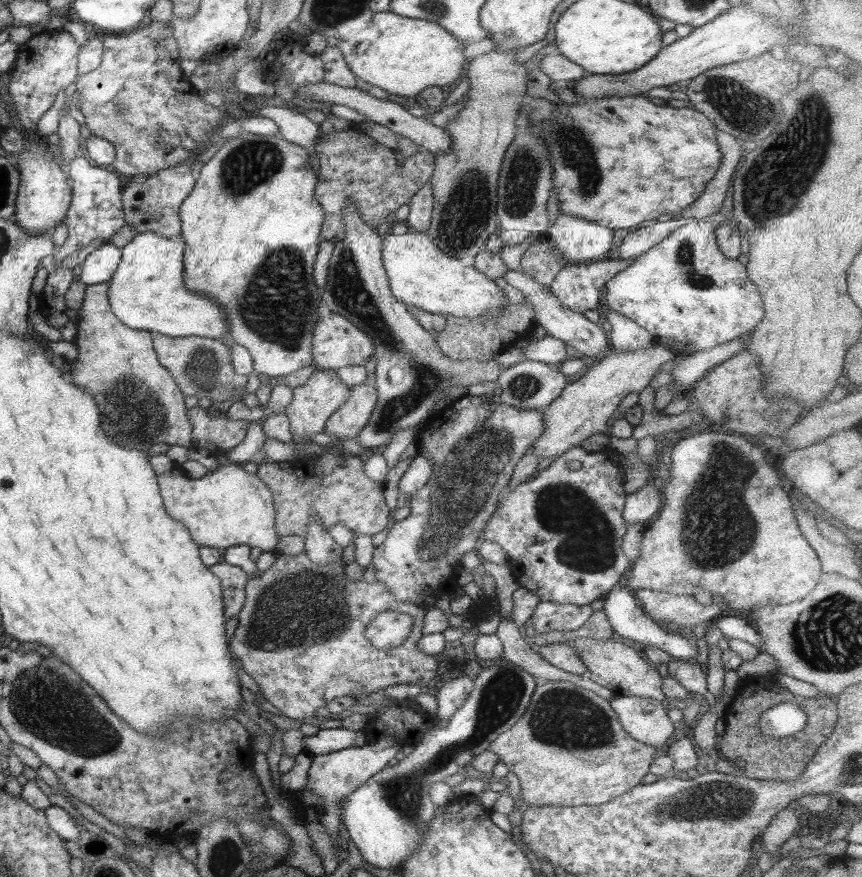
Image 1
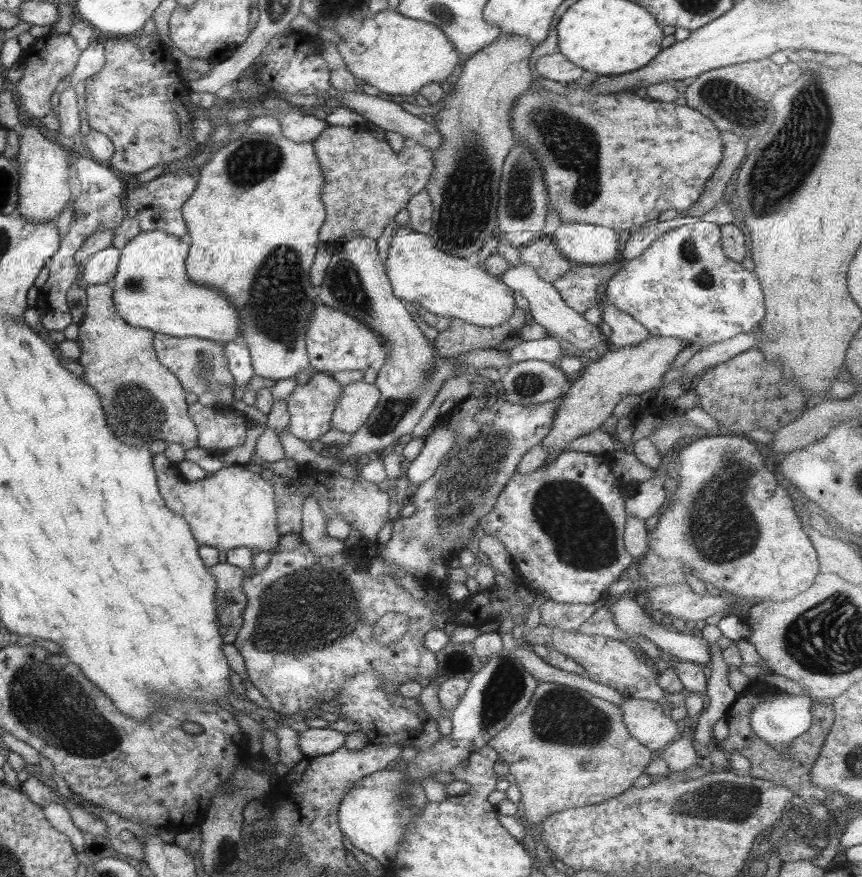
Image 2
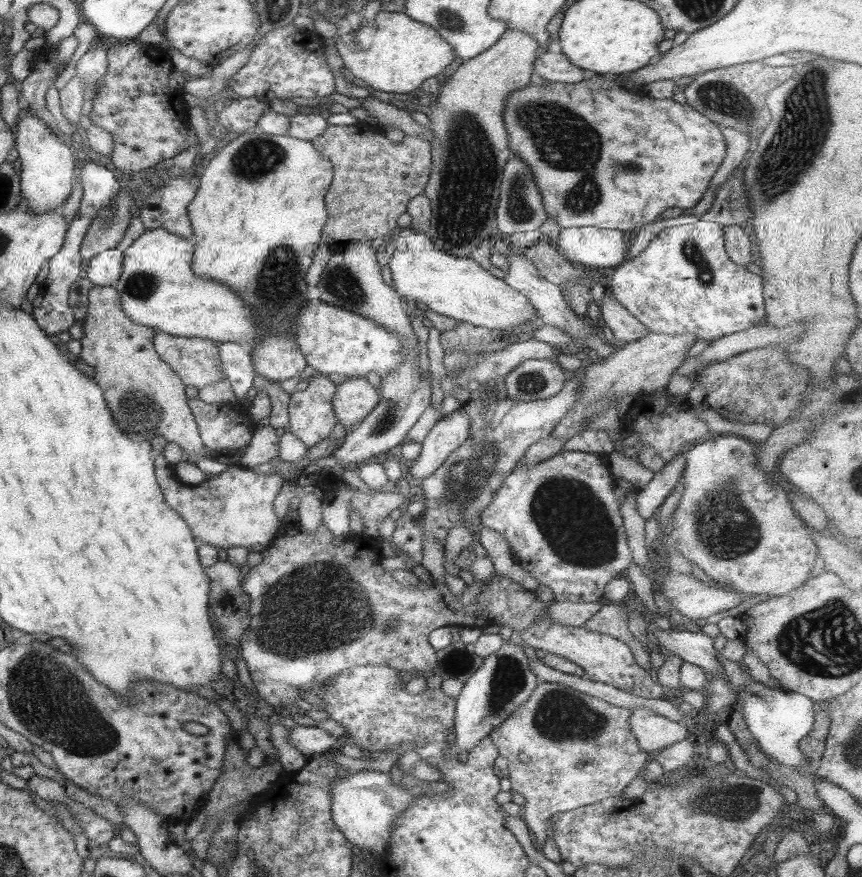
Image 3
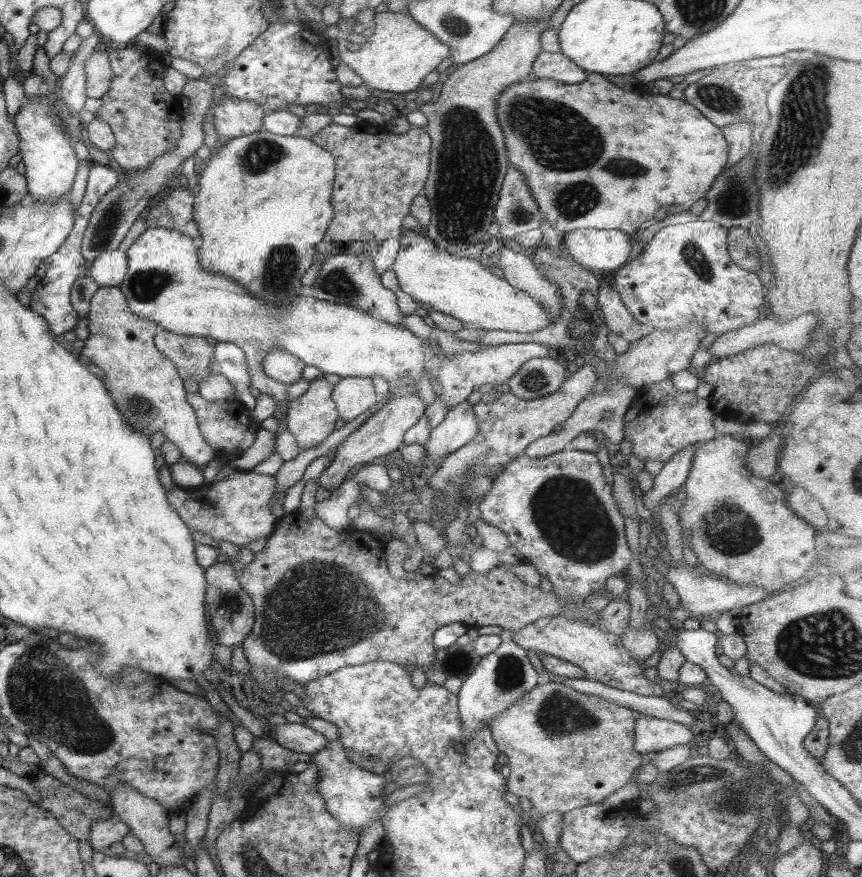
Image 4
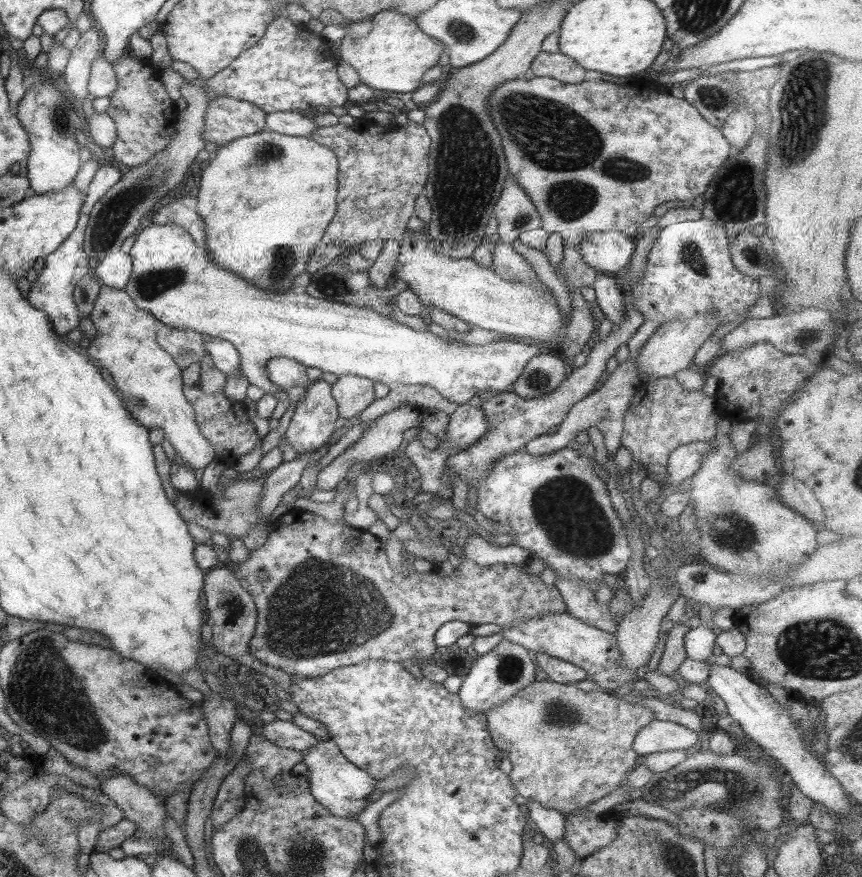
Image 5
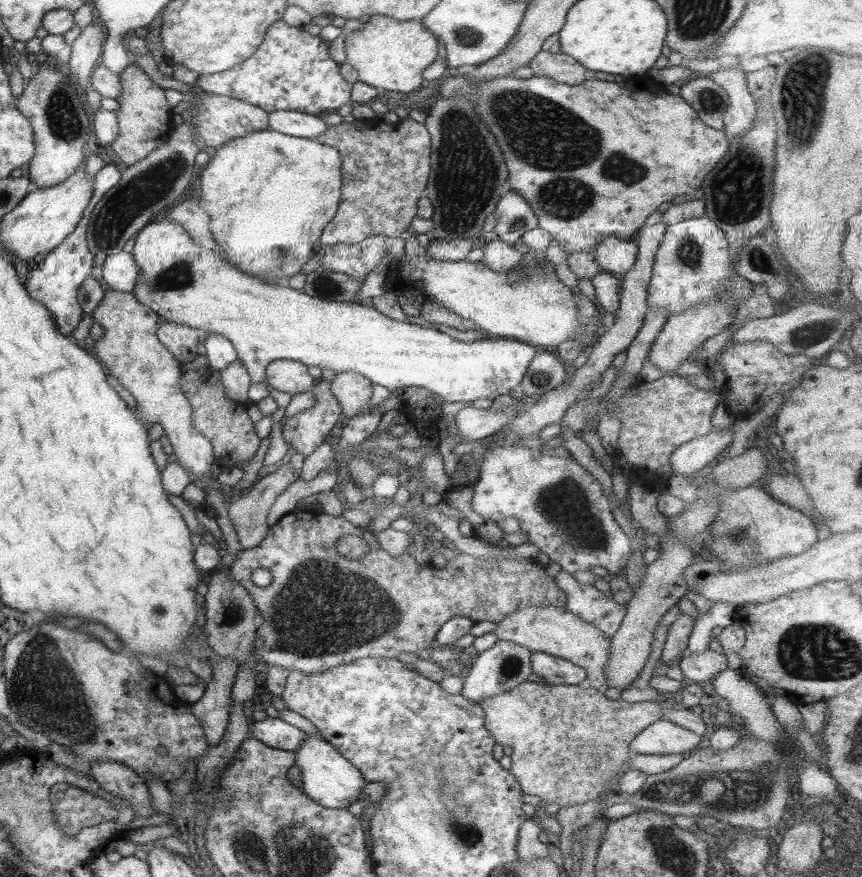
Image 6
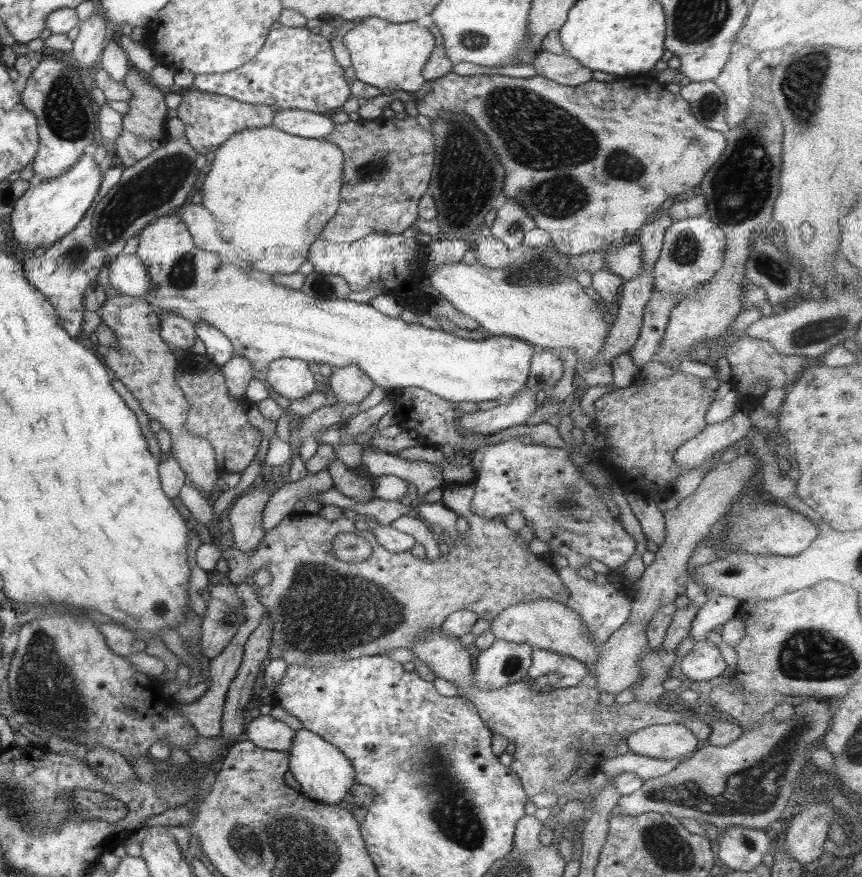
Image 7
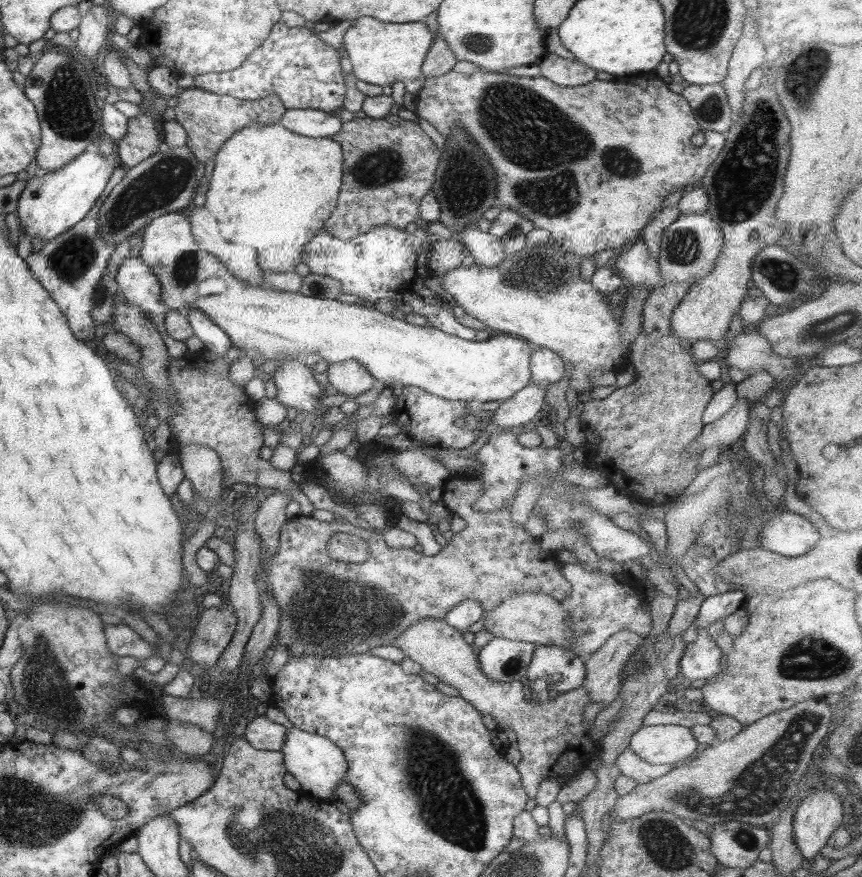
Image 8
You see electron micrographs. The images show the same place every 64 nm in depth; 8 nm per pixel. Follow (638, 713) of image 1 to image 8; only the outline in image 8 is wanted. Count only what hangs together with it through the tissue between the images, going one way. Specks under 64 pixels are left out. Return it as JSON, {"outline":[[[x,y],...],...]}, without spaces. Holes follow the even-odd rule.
{"outline":[[[641,726],[631,734],[628,748],[647,764],[677,766],[696,754],[697,741],[685,726]]]}

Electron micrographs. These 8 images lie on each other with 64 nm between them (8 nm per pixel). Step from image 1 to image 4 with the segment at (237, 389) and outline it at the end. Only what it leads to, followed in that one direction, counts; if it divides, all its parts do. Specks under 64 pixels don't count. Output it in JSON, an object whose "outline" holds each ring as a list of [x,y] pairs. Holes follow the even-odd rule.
{"outline":[[[159,330],[154,337],[154,346],[173,363],[182,382],[192,378],[199,384],[216,367],[212,341],[207,338]]]}

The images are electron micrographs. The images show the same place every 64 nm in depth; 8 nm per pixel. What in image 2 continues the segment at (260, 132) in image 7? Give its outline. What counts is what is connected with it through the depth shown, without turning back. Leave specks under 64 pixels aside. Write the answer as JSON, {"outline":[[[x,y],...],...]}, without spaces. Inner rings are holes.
{"outline":[[[253,130],[245,131],[240,138],[229,141],[227,146],[223,146],[219,152],[210,155],[209,160],[204,164],[199,173],[199,180],[195,186],[195,190],[190,194],[189,198],[181,205],[181,217],[185,221],[185,229],[187,234],[191,237],[191,244],[187,250],[185,258],[185,271],[190,282],[198,284],[198,286],[205,286],[206,288],[217,289],[222,293],[222,296],[228,298],[231,305],[235,308],[238,315],[240,327],[240,343],[248,348],[250,355],[250,362],[254,374],[261,376],[261,378],[278,381],[281,379],[291,378],[302,371],[311,371],[309,358],[306,354],[306,346],[304,340],[304,330],[306,330],[308,323],[308,316],[313,311],[313,300],[317,299],[312,288],[309,288],[309,271],[311,263],[315,258],[315,253],[318,247],[318,232],[325,220],[325,209],[321,199],[319,199],[319,192],[325,184],[325,177],[321,173],[319,161],[315,157],[312,143],[301,142],[295,143],[281,135],[269,136],[266,134],[259,134]]]}

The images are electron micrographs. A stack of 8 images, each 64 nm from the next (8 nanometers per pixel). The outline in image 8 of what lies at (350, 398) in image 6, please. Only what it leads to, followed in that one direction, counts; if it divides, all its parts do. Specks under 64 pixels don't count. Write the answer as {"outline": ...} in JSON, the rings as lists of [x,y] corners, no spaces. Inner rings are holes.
{"outline":[[[355,359],[329,362],[326,372],[329,381],[327,390],[346,394],[351,399],[375,386],[371,373]]]}

